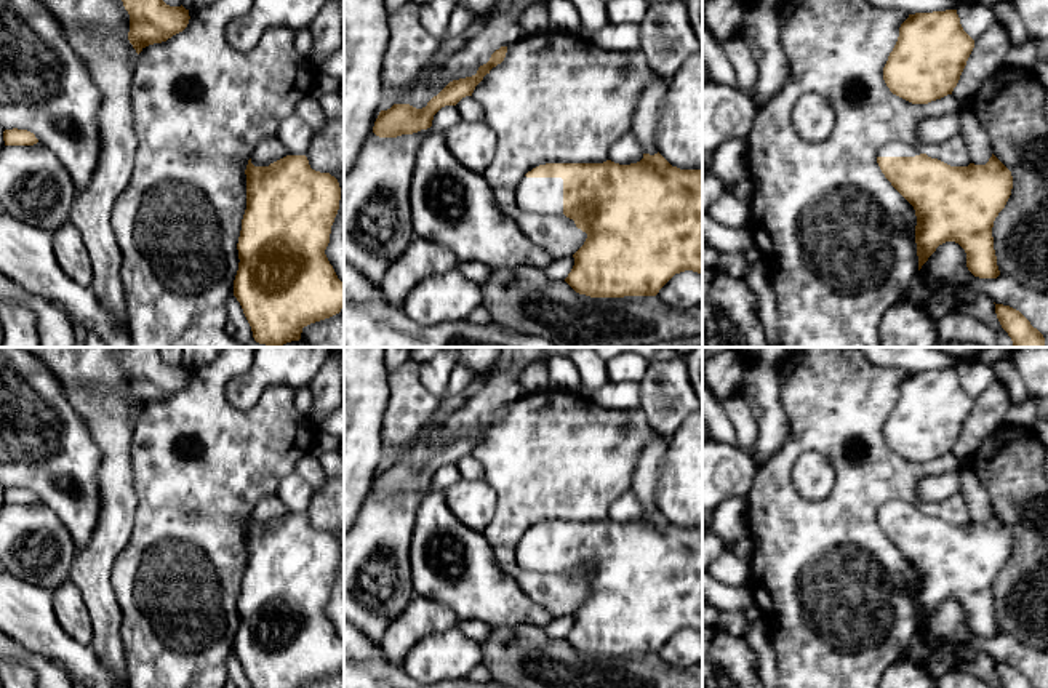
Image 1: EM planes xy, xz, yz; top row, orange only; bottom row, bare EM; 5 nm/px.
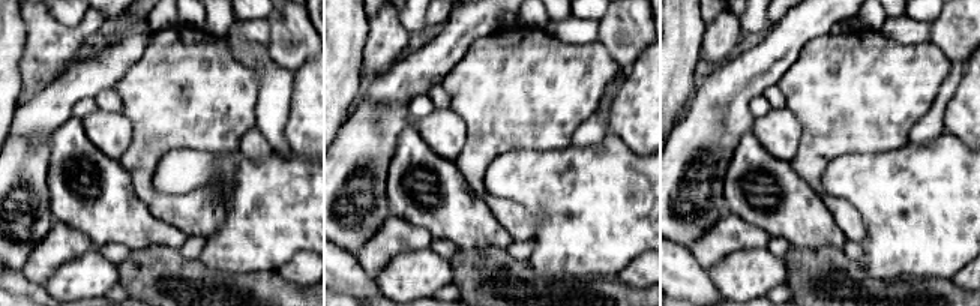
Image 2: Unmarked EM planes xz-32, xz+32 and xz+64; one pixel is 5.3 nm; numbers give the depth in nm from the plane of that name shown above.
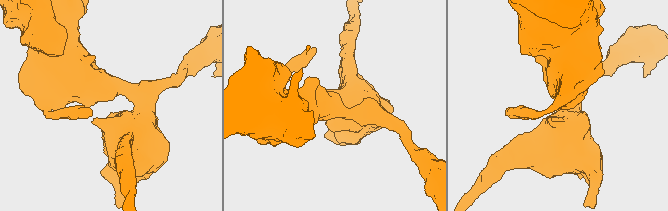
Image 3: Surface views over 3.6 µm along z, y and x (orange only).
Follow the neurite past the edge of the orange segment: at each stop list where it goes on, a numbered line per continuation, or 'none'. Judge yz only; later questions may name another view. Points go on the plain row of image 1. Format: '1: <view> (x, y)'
1: yz (892, 508)

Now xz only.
1: xz (544, 554)

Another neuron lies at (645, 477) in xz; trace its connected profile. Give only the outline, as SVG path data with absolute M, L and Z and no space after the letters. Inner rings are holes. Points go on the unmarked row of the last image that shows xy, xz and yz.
M654 435L642 446L640 454L637 456L630 490L642 502L643 510L650 514L658 512L654 496L667 443L669 438Z

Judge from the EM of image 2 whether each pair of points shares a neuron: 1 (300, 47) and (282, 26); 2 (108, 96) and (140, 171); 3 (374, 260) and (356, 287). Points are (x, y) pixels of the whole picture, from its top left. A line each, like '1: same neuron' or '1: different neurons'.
1: same neuron
2: different neurons
3: different neurons

